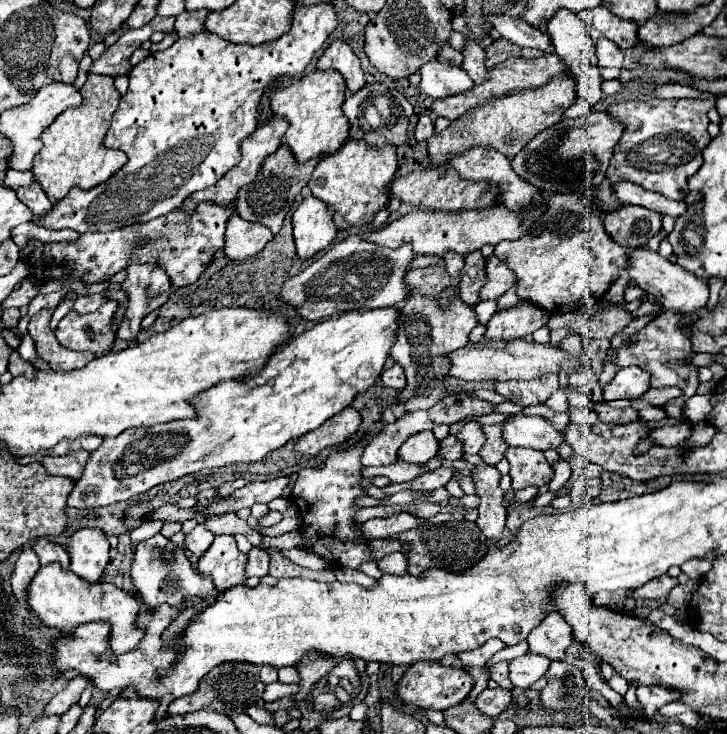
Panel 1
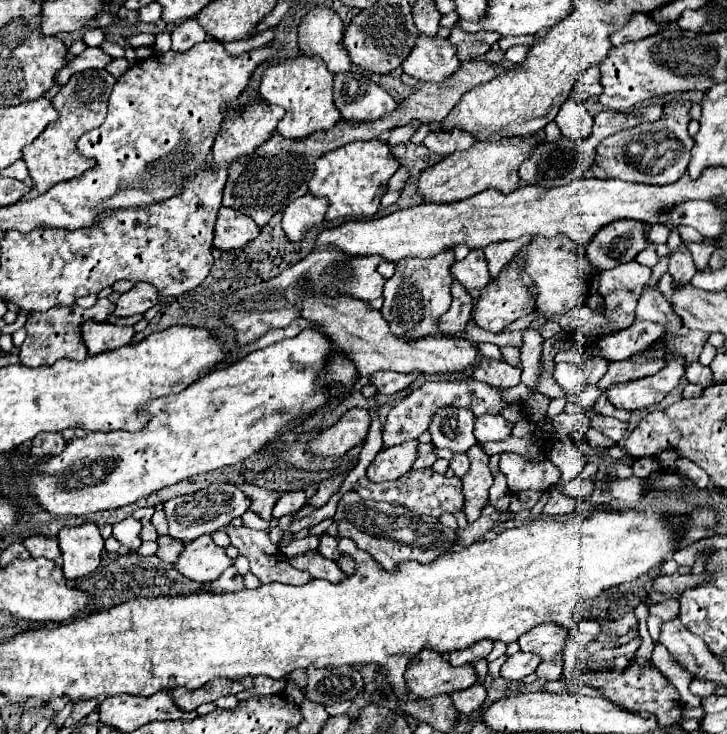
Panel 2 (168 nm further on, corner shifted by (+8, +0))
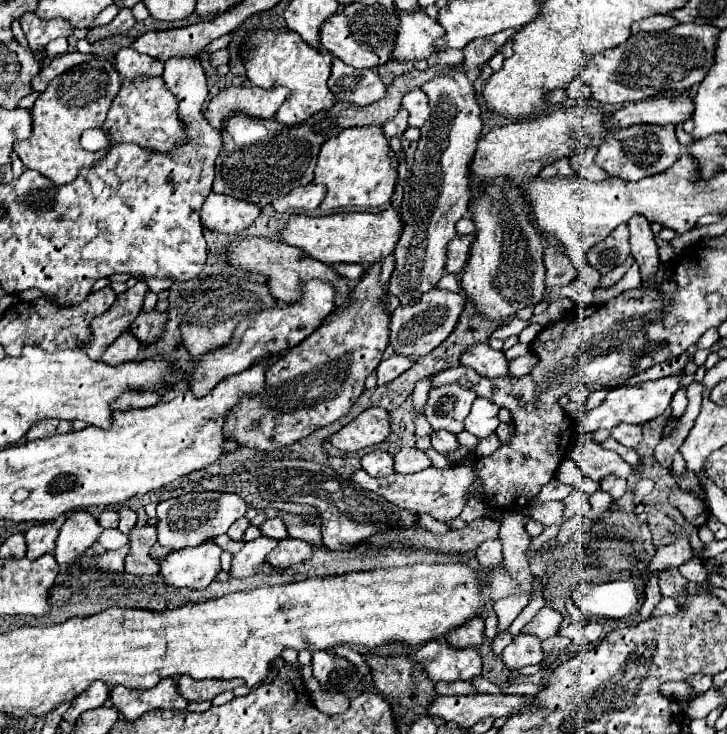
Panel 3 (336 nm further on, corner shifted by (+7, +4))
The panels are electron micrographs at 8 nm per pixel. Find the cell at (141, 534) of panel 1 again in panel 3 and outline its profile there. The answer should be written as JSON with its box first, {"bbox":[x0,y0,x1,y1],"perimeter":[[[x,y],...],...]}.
{"bbox":[98,530,128,548],"perimeter":[[[104,530],[102,536],[98,538],[98,542],[104,546],[104,548],[122,548],[128,544],[128,536],[124,536],[120,530]]]}

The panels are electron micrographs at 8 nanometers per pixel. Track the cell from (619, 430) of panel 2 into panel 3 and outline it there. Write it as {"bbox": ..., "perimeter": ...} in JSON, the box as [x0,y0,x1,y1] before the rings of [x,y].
{"bbox":[612,424,642,450],"perimeter":[[[620,424],[618,428],[612,430],[612,438],[620,442],[626,448],[636,450],[642,442],[642,426],[630,426],[630,424]]]}

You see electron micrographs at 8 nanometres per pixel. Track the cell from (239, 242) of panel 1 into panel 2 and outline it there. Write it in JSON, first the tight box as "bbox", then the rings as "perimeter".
{"bbox":[213,208,261,250],"perimeter":[[[221,208],[215,222],[215,240],[213,246],[219,250],[241,248],[243,244],[255,240],[261,228],[245,214],[233,208]]]}

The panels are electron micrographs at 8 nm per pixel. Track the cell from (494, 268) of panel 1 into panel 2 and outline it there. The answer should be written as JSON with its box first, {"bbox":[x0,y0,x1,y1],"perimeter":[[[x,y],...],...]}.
{"bbox":[451,250,493,290],"perimeter":[[[471,250],[469,256],[451,266],[451,274],[467,288],[467,290],[483,290],[493,278],[487,268],[487,260],[483,250]]]}

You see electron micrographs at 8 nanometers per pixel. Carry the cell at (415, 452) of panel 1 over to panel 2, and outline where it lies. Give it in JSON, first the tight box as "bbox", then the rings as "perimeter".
{"bbox":[367,440,419,482],"perimeter":[[[409,440],[379,452],[371,466],[367,468],[367,478],[371,482],[387,482],[407,474],[411,470],[411,464],[415,462],[417,444],[419,444],[417,440]]]}

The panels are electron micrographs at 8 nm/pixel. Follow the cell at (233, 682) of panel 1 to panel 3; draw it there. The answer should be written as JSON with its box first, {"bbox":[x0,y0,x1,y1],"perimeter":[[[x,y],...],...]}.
{"bbox":[178,676,242,702],"perimeter":[[[190,676],[178,678],[178,690],[186,700],[200,702],[200,700],[212,700],[216,694],[224,690],[234,690],[236,686],[242,686],[242,680],[192,680]]]}

